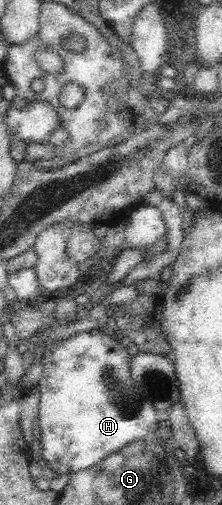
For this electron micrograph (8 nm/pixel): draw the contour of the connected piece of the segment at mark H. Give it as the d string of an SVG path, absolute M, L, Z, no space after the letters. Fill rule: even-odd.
M99 326L90 331L78 332L75 335L66 339L59 339L47 345L43 350L42 357L42 374L38 381L40 391L40 402L38 405L38 419L41 432L41 455L45 459L44 466L51 468L55 473L74 474L82 469L93 467L99 464L101 459L111 456L112 453L119 452L122 447L131 442L143 439L151 431L155 431L159 427L159 420L155 409L155 404L151 401L144 401L139 395L139 390L133 384L133 370L131 370L132 356L127 352L127 345L122 342L122 339L110 334L105 328Z

